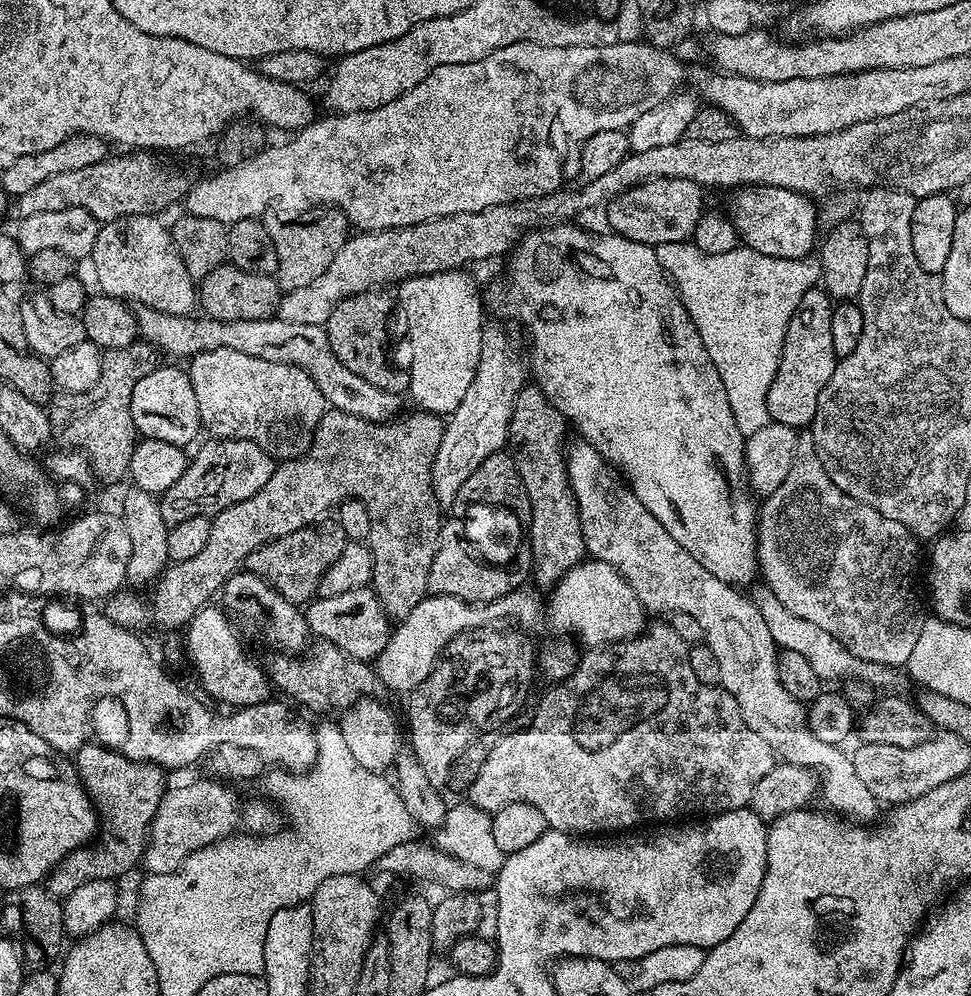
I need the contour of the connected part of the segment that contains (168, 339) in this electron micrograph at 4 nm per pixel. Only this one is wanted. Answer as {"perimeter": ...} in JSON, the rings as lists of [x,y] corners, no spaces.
{"perimeter":[[[136,304],[136,331],[145,341],[153,344],[161,353],[193,358],[200,352],[219,348],[238,350],[254,358],[270,363],[292,364],[309,374],[322,392],[327,403],[335,411],[357,415],[371,424],[382,424],[399,417],[405,411],[404,396],[398,392],[383,392],[378,386],[370,386],[364,378],[358,378],[334,354],[330,346],[328,330],[324,324],[307,325],[284,321],[279,318],[266,320],[212,320],[203,314],[175,316],[162,310],[154,310],[145,304]]]}

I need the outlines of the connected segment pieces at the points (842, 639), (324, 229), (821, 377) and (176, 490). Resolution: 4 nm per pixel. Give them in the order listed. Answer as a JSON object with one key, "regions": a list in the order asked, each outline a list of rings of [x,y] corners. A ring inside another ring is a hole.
{"regions":[[[[811,435],[800,436],[800,441],[796,447],[796,457],[794,466],[790,466],[790,474],[786,474],[786,482],[778,486],[769,496],[763,497],[762,503],[758,508],[758,519],[756,521],[756,563],[759,575],[764,576],[763,583],[790,610],[790,614],[798,614],[798,618],[807,618],[810,622],[816,623],[822,630],[826,630],[842,644],[850,654],[854,654],[863,660],[869,660],[875,664],[885,666],[907,665],[910,653],[914,651],[914,645],[918,643],[918,634],[922,634],[922,626],[926,619],[926,613],[920,609],[920,600],[916,597],[916,567],[920,564],[921,541],[902,522],[894,522],[894,518],[886,518],[886,514],[878,514],[870,506],[858,502],[850,494],[846,494],[826,474],[826,466],[816,453],[816,443],[812,441]]],[[[331,206],[307,218],[284,219],[288,220],[269,219],[267,221],[268,233],[274,242],[274,250],[281,255],[274,273],[276,283],[284,290],[310,286],[320,275],[324,275],[326,268],[330,266],[330,256],[335,255],[335,250],[341,249],[350,237],[349,222],[340,209]],[[303,250],[303,260],[287,256],[287,254],[300,254]]],[[[814,286],[806,290],[806,294],[802,294],[802,302],[798,302],[798,310],[794,310],[790,326],[786,330],[778,374],[774,374],[774,382],[770,384],[768,409],[775,423],[804,430],[816,416],[818,398],[826,382],[830,382],[830,374],[834,374],[838,359],[834,354],[830,330],[833,307],[834,301],[823,287]]],[[[208,438],[189,459],[186,470],[174,486],[170,486],[159,497],[160,513],[165,524],[181,524],[186,518],[206,516],[215,517],[216,513],[258,494],[270,482],[277,461],[262,446],[237,443],[234,439]]]]}

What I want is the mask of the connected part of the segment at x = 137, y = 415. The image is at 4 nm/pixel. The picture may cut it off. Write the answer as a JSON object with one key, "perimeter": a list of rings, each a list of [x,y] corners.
{"perimeter":[[[157,366],[152,373],[138,381],[130,398],[130,412],[137,433],[149,440],[188,446],[188,443],[202,432],[198,398],[194,394],[189,373],[183,367],[180,369]]]}

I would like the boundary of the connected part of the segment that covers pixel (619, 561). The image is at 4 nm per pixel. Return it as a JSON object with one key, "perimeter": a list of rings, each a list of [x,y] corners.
{"perimeter":[[[579,438],[573,440],[573,444],[571,441],[566,448],[568,471],[572,474],[584,472],[584,488],[588,491],[576,492],[576,505],[580,515],[580,529],[584,539],[585,553],[593,560],[601,560],[614,566],[614,570],[618,570],[622,578],[626,578],[634,594],[638,594],[638,598],[649,613],[681,612],[695,618],[698,626],[702,626],[704,631],[703,643],[707,644],[718,658],[721,675],[719,687],[726,689],[738,702],[738,710],[742,710],[742,718],[746,718],[746,726],[762,734],[762,738],[766,738],[766,742],[776,751],[781,761],[812,769],[818,777],[819,795],[821,797],[824,795],[825,802],[832,807],[829,809],[840,814],[847,814],[852,818],[870,815],[875,808],[878,808],[878,801],[871,796],[870,791],[866,790],[864,783],[858,778],[851,755],[847,751],[844,753],[845,749],[839,744],[822,742],[822,738],[814,738],[814,734],[808,729],[806,723],[805,705],[795,700],[782,686],[782,678],[778,678],[778,666],[776,665],[778,649],[774,638],[770,638],[770,629],[763,621],[756,604],[745,593],[743,596],[740,593],[743,591],[739,587],[714,578],[710,570],[706,570],[706,566],[694,562],[694,558],[690,558],[690,554],[686,554],[686,550],[682,550],[682,546],[678,546],[678,542],[674,542],[674,538],[666,534],[662,522],[658,522],[658,518],[654,518],[654,514],[650,514],[650,510],[646,510],[646,506],[638,502],[631,488],[617,479],[608,461],[599,452],[592,449],[585,440]]]}

